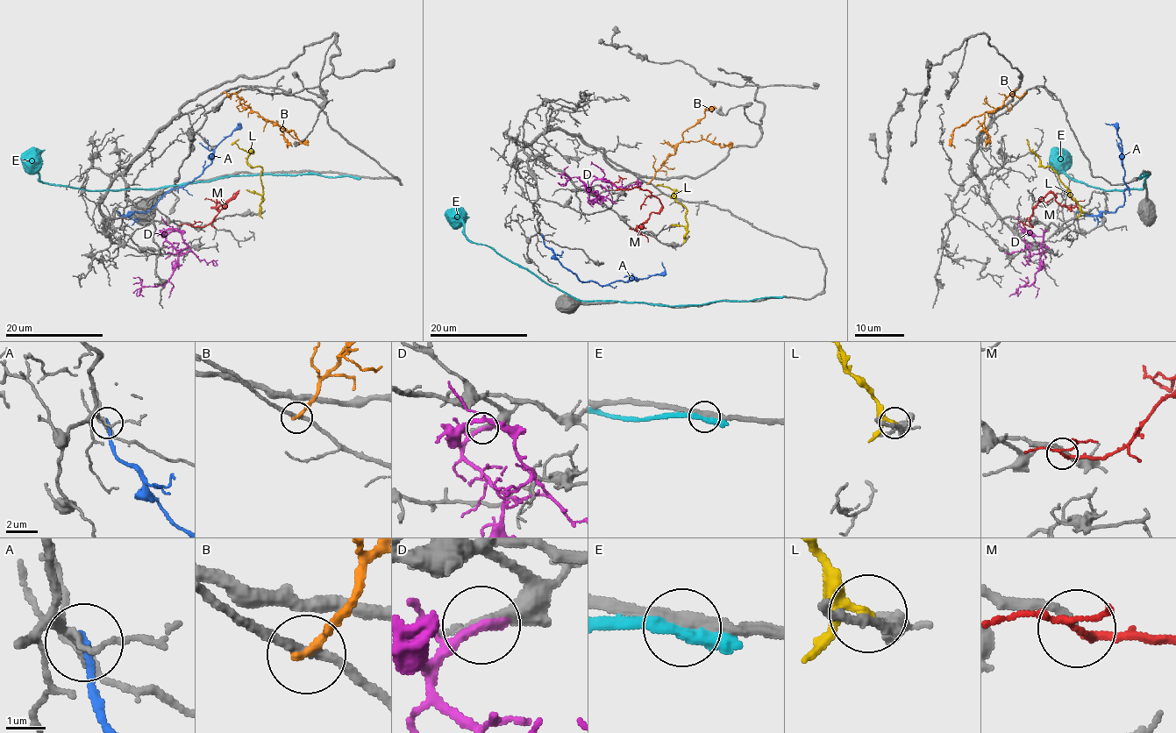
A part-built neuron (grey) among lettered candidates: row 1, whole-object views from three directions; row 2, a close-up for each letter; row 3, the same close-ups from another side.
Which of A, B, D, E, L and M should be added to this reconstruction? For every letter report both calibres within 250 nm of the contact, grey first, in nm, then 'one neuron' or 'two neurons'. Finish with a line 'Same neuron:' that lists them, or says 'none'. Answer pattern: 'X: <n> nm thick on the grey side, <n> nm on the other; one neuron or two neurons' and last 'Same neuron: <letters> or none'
A: 160 nm thick on the grey side, 240 nm on the other; two neurons
B: 240 nm thick on the grey side, 240 nm on the other; two neurons
D: 220 nm thick on the grey side, 240 nm on the other; two neurons
E: 280 nm thick on the grey side, 320 nm on the other; two neurons
L: 200 nm thick on the grey side, 200 nm on the other; two neurons
M: 190 nm thick on the grey side, 170 nm on the other; one neuron
Same neuron: M

